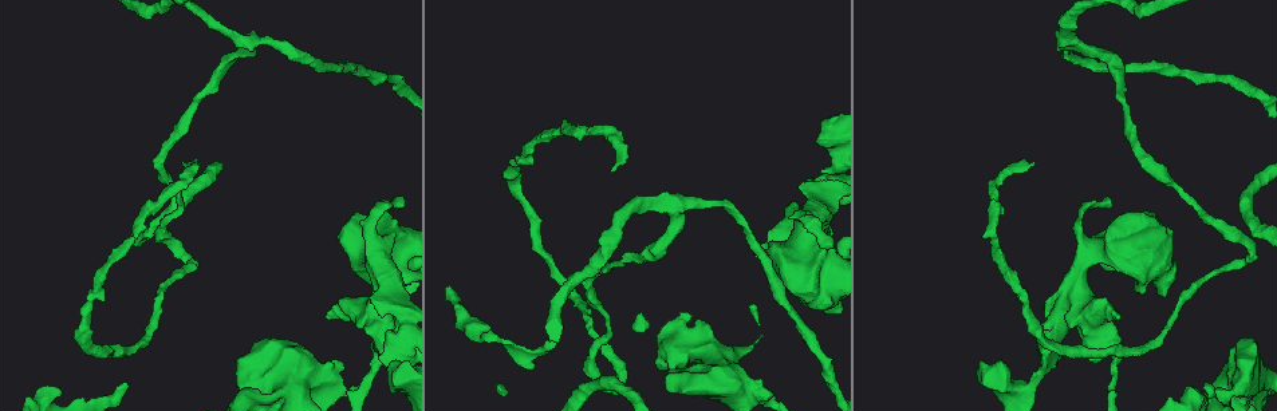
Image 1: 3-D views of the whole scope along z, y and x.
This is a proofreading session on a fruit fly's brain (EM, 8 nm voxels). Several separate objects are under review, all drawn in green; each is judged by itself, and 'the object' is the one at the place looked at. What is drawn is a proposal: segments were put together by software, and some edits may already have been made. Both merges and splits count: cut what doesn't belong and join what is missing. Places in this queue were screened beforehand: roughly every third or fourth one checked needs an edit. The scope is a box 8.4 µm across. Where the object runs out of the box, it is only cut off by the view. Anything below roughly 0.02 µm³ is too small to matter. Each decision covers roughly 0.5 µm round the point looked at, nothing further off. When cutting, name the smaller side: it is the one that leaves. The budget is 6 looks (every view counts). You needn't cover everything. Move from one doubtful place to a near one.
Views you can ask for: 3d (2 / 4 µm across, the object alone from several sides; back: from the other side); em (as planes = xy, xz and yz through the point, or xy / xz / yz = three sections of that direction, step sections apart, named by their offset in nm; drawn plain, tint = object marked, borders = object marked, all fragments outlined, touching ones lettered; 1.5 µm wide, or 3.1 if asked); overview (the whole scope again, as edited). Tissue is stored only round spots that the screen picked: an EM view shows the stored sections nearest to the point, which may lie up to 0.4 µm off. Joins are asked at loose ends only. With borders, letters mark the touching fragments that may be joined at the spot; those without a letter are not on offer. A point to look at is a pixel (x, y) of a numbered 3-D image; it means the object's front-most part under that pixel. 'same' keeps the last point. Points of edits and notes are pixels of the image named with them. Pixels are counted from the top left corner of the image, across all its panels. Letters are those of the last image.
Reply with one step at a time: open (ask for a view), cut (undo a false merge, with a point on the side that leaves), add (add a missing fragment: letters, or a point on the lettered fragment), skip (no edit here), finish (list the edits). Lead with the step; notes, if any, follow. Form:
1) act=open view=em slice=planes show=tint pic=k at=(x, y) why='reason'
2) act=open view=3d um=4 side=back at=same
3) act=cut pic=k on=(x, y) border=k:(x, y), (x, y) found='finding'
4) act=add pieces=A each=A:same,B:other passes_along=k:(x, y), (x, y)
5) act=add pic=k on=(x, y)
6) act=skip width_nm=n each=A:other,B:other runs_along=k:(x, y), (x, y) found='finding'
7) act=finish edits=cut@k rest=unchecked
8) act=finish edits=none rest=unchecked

act=open view=3d um=2 pic=1 at=(372, 298) why='an open end'

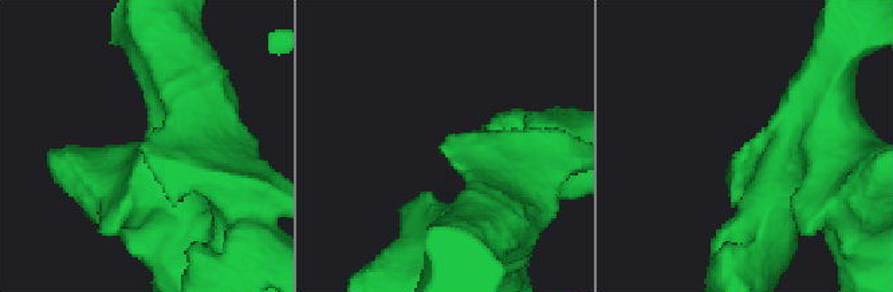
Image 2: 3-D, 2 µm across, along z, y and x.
act=open view=em slice=xy step=4 show=tint pic=2 at=(144, 145)

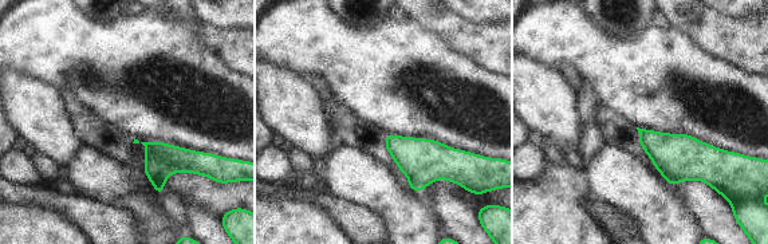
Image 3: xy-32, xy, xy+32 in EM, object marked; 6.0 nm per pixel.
act=open view=em slice=planes show=borders at=same

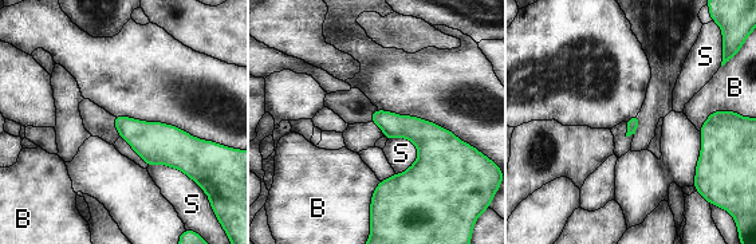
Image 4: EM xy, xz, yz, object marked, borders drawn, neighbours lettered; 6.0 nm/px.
act=skip each=B:other,S:other border=4:(400, 136), (417, 158), (396, 174) found='no lettered fragment goes on from it'

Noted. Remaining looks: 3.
act=open view=em slice=xy step=4 show=borders pic=1 at=(551, 342) why='branch stops here'

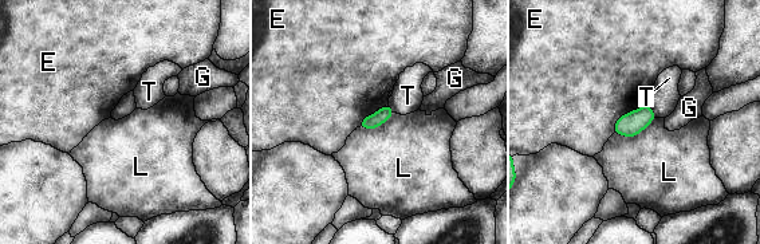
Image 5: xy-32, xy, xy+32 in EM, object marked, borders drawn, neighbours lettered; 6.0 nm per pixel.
act=open view=em slice=planes show=borders at=same why='cut it another way'

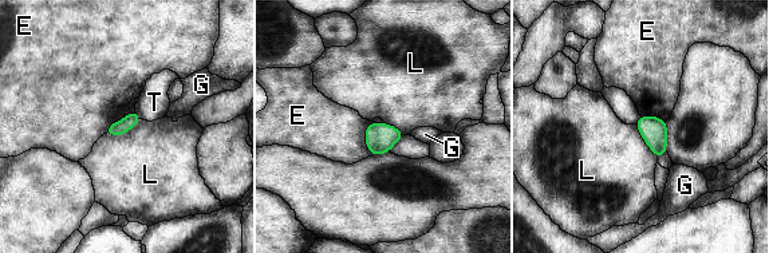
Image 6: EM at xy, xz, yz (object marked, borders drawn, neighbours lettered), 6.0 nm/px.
act=skip each=E:other,G:other,L:other,T:other border=6:(141, 119), (122, 134), (105, 134) found='no lettered fragment goes on from it'

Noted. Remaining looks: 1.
act=open view=em slice=planes show=borders pic=1 at=(613, 170) why='tapers out'

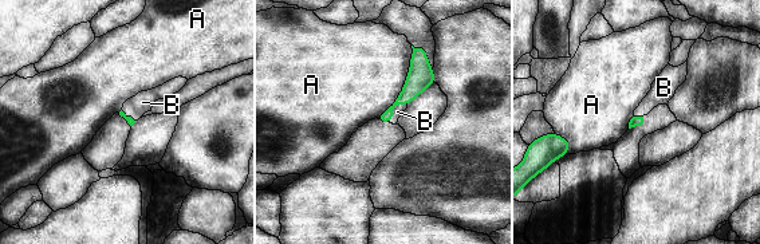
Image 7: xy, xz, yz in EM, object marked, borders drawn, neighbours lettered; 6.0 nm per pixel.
act=add pieces=B longest_contact=A:480nm each=A:other,B:same passes_along=7:(418, 79), (392, 110), (397, 111) found='the cell continues'

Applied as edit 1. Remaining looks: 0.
act=finish edits=add@7 rest=unchecked

